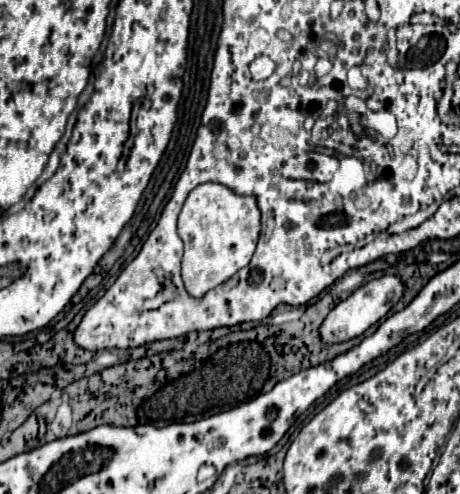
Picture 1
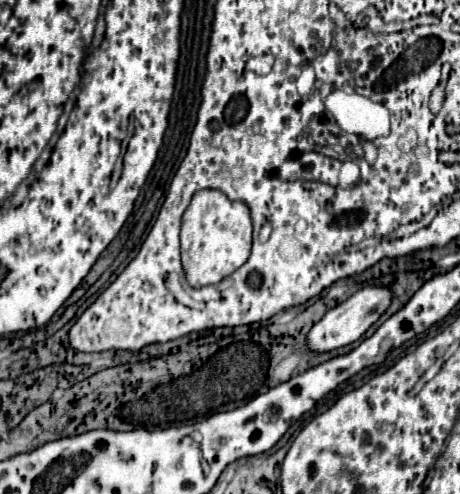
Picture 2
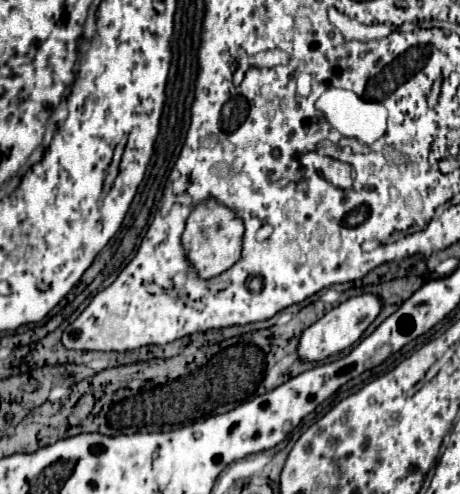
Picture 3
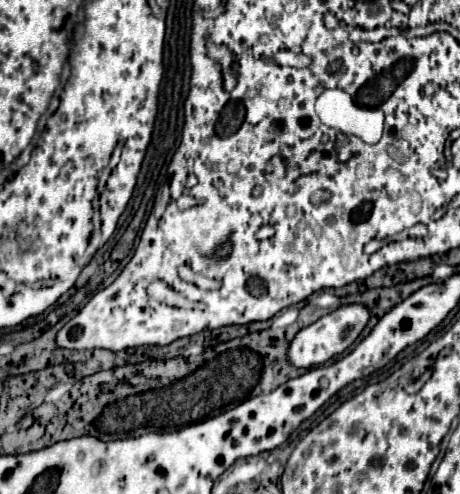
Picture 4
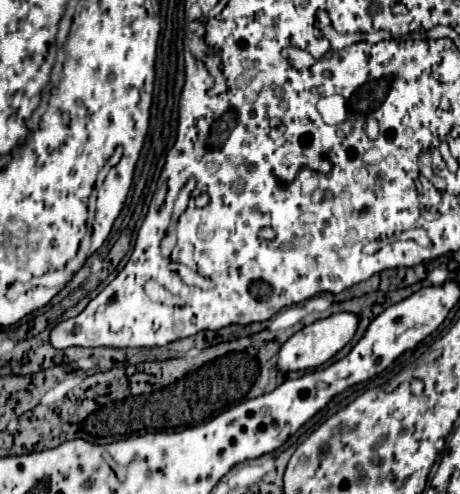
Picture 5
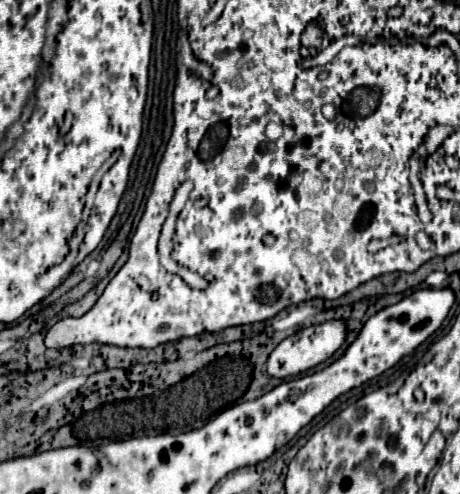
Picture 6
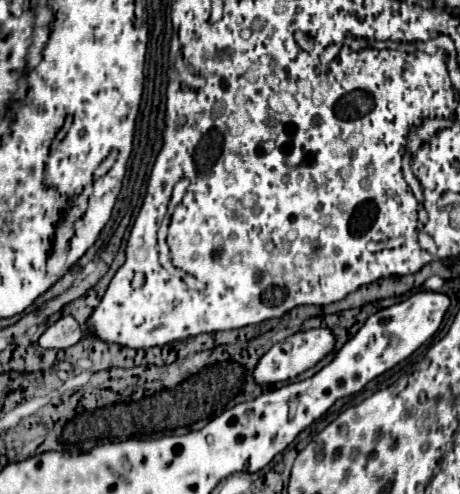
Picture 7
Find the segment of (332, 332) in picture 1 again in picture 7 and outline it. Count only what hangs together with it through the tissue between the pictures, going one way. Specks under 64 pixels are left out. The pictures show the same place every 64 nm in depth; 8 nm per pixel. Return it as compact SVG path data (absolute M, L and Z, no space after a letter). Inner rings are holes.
M318 328L318 330L306 330L306 332L296 332L290 338L274 344L256 364L252 376L256 384L276 384L276 382L286 382L302 374L304 370L312 368L316 362L320 362L330 350L334 348L334 334L330 330Z

